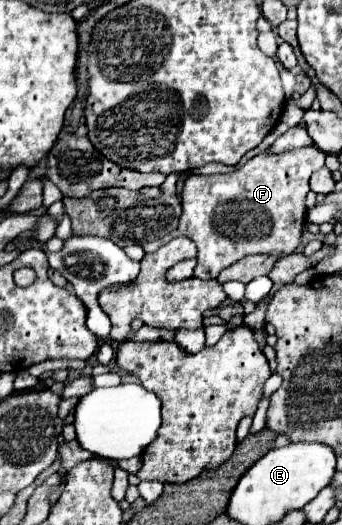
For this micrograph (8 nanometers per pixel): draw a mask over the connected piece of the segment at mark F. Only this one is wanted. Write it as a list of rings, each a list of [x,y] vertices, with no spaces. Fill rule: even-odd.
[[[316,146],[294,148],[282,154],[262,152],[226,174],[188,176],[182,188],[182,218],[176,232],[162,240],[148,242],[146,254],[152,254],[176,236],[186,236],[198,246],[198,264],[194,278],[210,280],[220,270],[248,254],[284,258],[300,246],[306,224],[308,180],[316,168],[324,166],[326,154]]]

